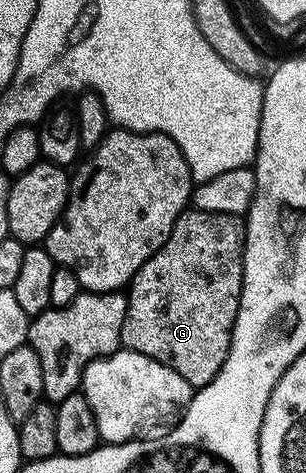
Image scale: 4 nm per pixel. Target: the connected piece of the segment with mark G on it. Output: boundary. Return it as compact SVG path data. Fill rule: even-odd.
M186 211L173 224L167 243L139 271L127 286L129 306L121 332L124 348L147 355L160 365L172 369L192 387L211 383L227 359L233 338L233 324L239 311L243 279L243 225L226 213Z

